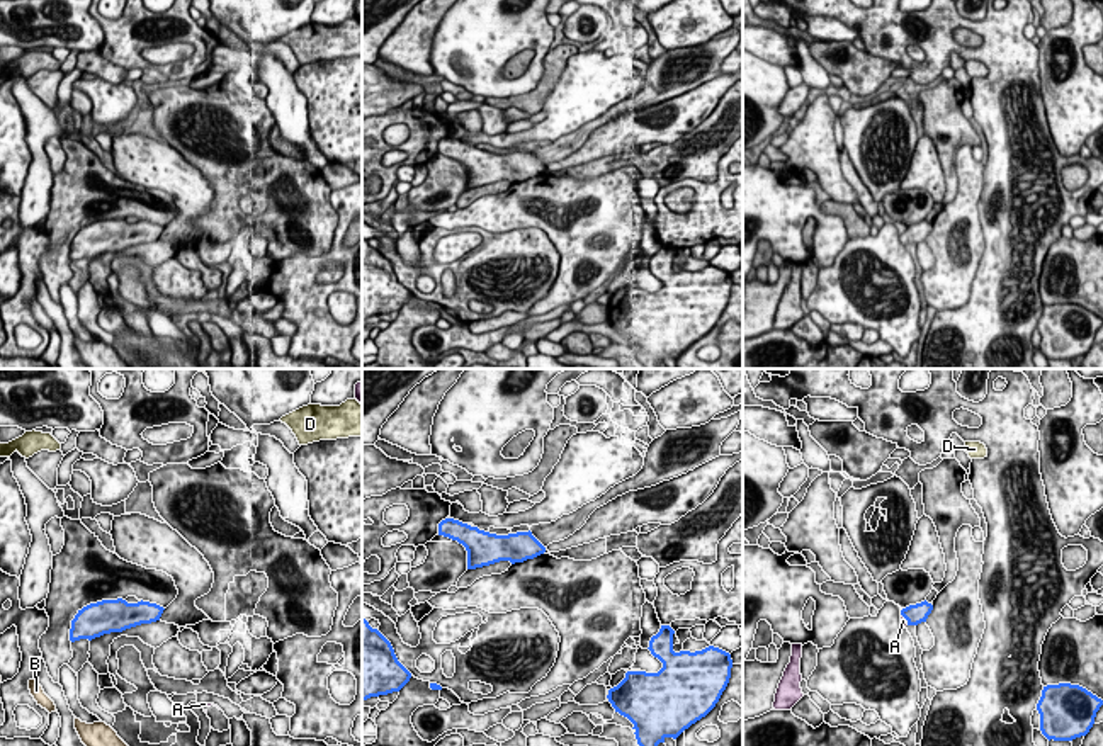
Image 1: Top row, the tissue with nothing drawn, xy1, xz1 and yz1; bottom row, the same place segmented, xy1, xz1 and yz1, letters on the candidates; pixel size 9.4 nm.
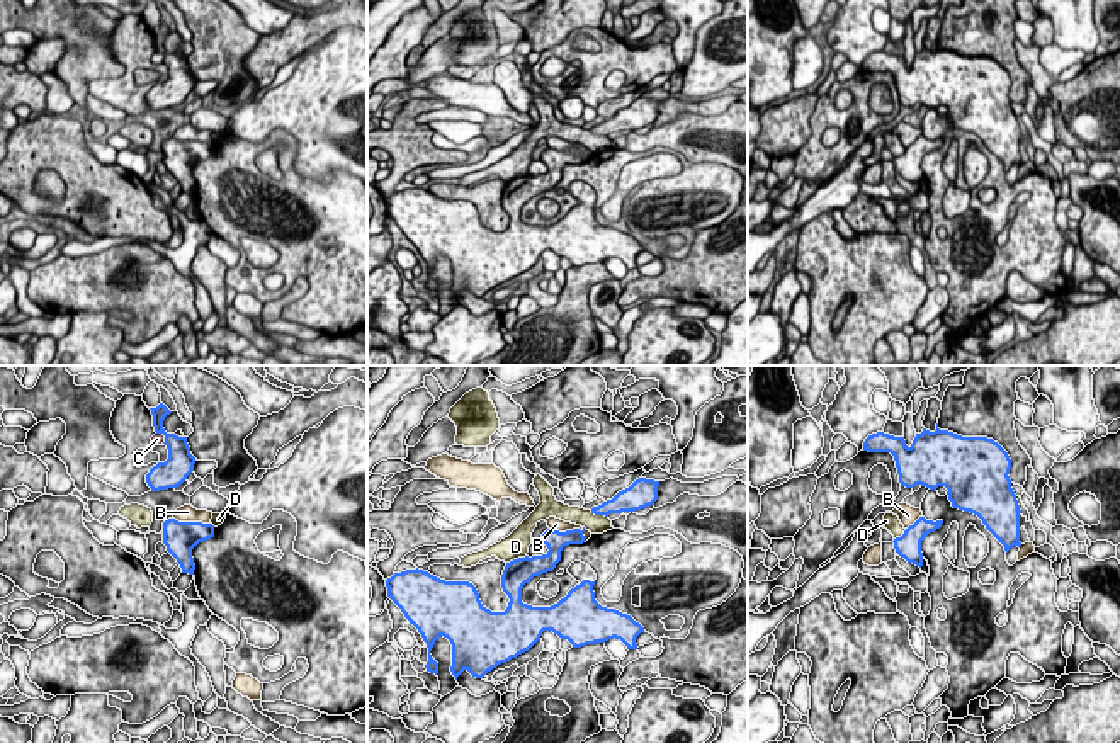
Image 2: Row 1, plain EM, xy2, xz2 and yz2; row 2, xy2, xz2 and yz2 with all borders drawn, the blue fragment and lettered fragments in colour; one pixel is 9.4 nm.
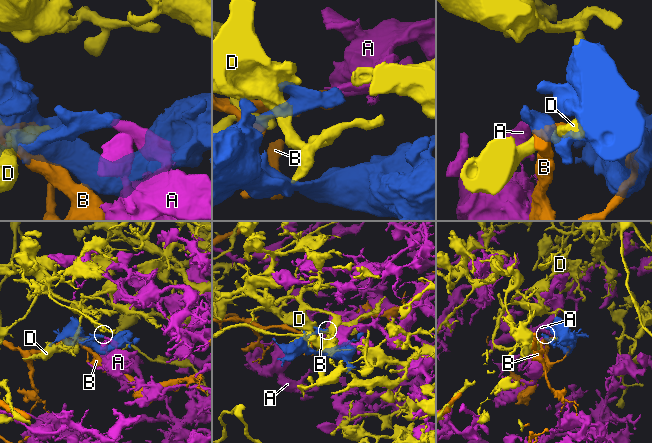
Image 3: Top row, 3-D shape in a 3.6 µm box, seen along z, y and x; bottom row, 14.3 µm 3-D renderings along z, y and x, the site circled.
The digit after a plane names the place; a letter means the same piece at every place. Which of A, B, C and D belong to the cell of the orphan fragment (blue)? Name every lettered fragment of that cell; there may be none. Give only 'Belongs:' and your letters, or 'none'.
Belongs: A

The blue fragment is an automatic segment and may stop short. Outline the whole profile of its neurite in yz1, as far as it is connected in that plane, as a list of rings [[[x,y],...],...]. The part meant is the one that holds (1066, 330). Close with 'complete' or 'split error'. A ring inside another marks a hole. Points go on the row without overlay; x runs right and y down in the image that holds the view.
[[[1047,304],[1037,323],[1040,350],[1050,360],[1072,360],[1086,355],[1103,319],[1079,304]]] | complete

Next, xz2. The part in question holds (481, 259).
[[[547,148],[540,160],[547,165],[542,175],[525,175],[506,182],[501,207],[510,221],[505,231],[491,231],[469,201],[445,201],[423,189],[406,189],[386,199],[387,216],[421,253],[428,267],[427,291],[438,292],[430,270],[444,255],[452,264],[452,294],[467,289],[483,298],[501,282],[529,270],[544,250],[568,258],[573,267],[620,258],[627,269],[637,269],[636,258],[644,247],[631,235],[602,226],[595,219],[595,190],[574,180],[568,192],[578,201],[564,218],[551,226],[532,226],[522,221],[522,207],[534,196],[552,190],[561,170],[583,163],[583,150]]] | split error

